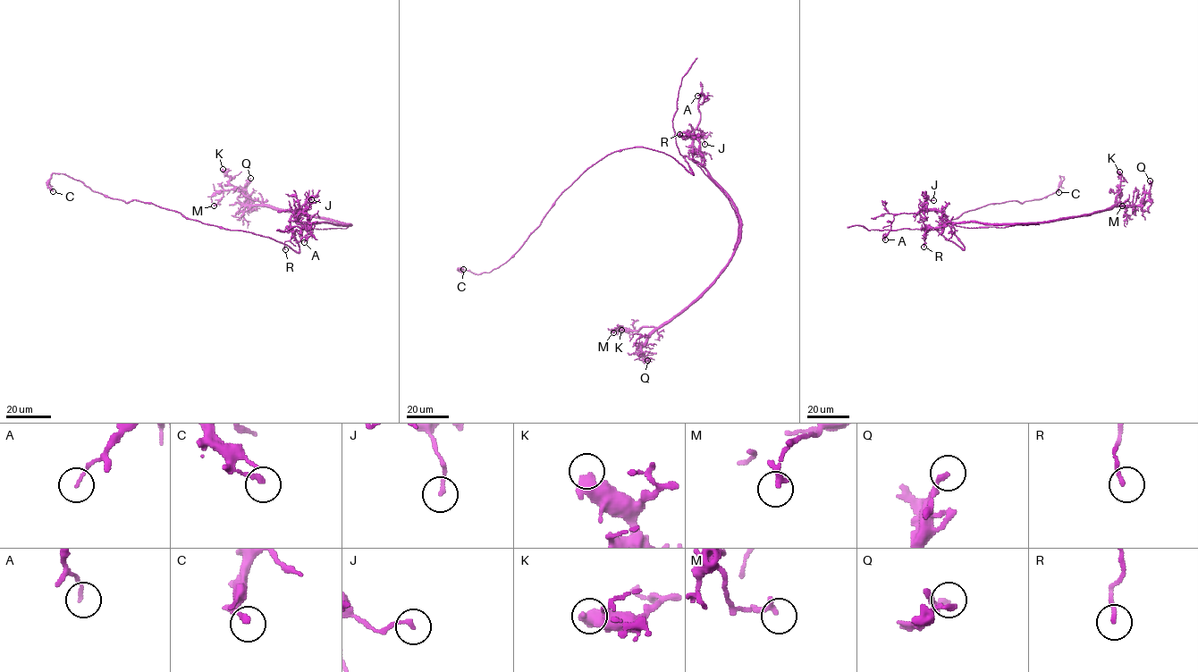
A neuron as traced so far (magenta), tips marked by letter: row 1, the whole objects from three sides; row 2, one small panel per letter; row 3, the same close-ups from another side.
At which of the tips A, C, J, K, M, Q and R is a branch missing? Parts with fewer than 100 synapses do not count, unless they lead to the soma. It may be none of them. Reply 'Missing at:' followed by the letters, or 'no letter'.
Missing at: no letter

